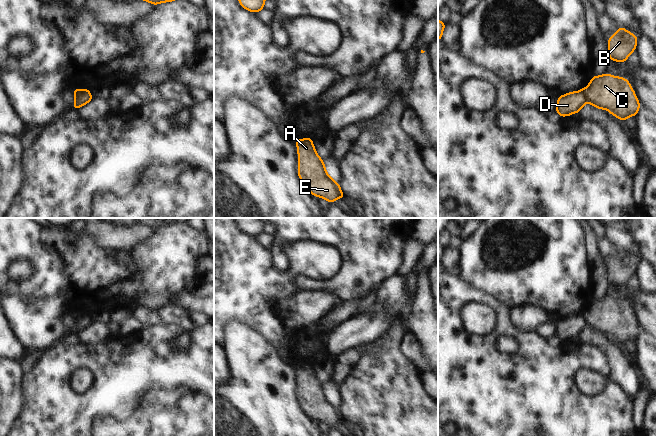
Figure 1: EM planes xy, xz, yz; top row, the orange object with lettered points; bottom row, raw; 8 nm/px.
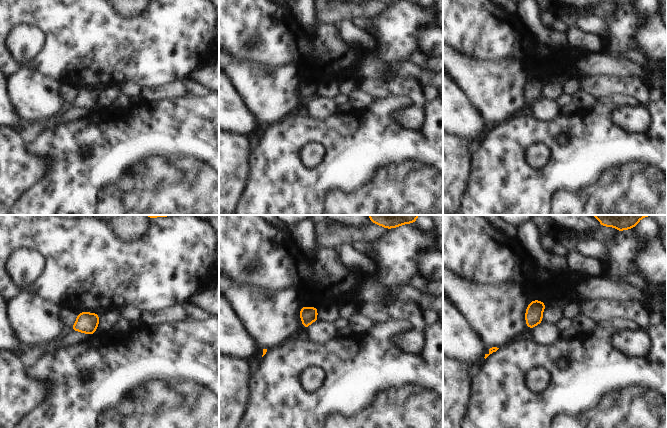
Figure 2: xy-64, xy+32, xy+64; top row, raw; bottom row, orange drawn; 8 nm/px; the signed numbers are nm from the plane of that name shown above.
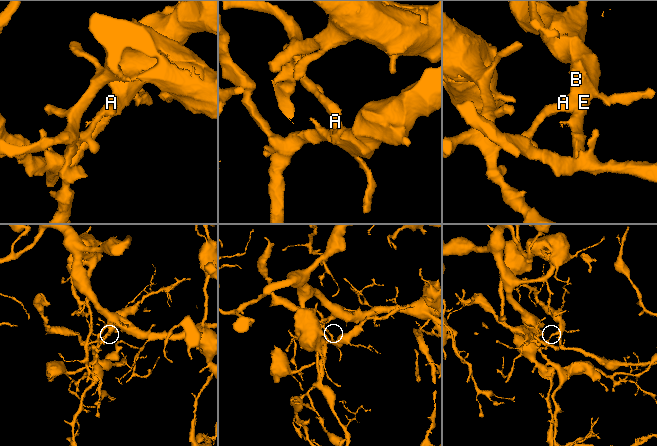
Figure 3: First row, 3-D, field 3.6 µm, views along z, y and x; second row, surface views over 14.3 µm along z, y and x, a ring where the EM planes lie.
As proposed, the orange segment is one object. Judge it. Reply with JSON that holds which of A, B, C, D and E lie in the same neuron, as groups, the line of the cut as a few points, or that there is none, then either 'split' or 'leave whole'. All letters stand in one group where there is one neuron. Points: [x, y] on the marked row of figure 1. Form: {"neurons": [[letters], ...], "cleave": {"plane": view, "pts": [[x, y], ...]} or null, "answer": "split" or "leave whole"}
{"neurons": [["A", "B", "C", "E"], ["D"]], "cleave": {"plane": "yz", "pts": [[582, 89], [587, 100]]}, "answer": "split"}

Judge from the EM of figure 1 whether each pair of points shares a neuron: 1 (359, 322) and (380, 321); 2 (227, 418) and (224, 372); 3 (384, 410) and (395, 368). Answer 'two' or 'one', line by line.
1: one
2: two
3: one

